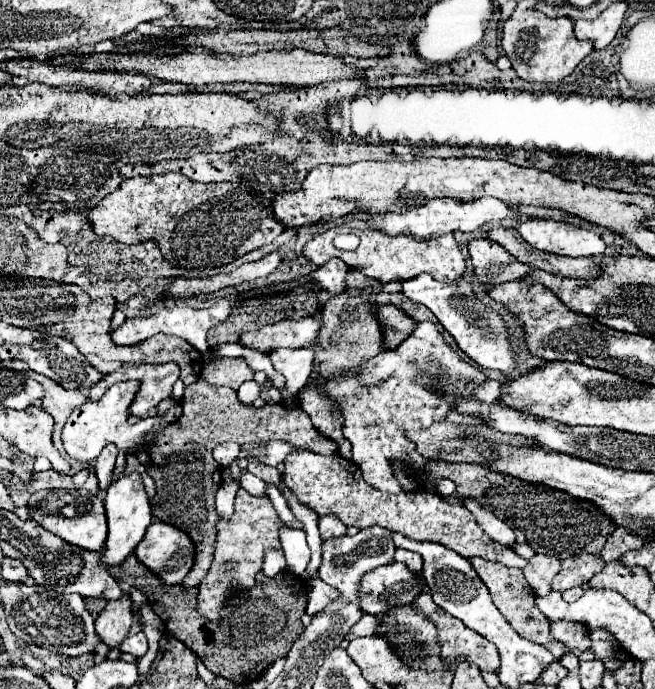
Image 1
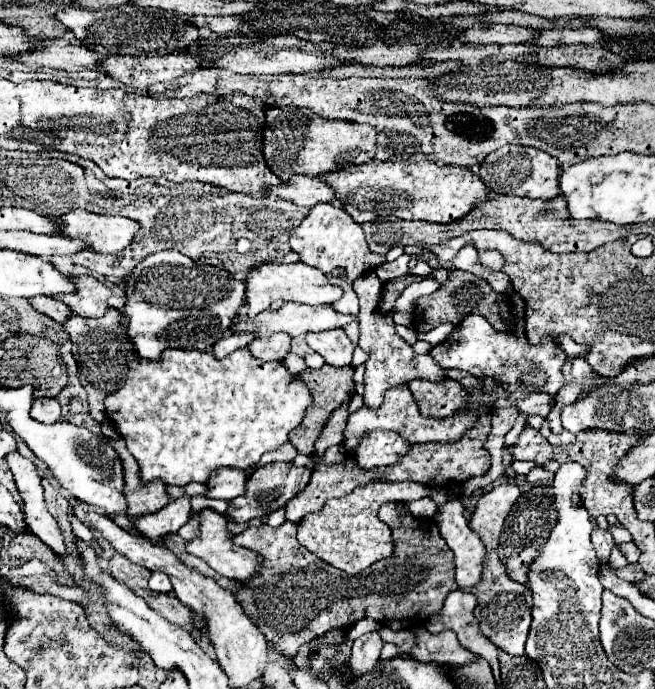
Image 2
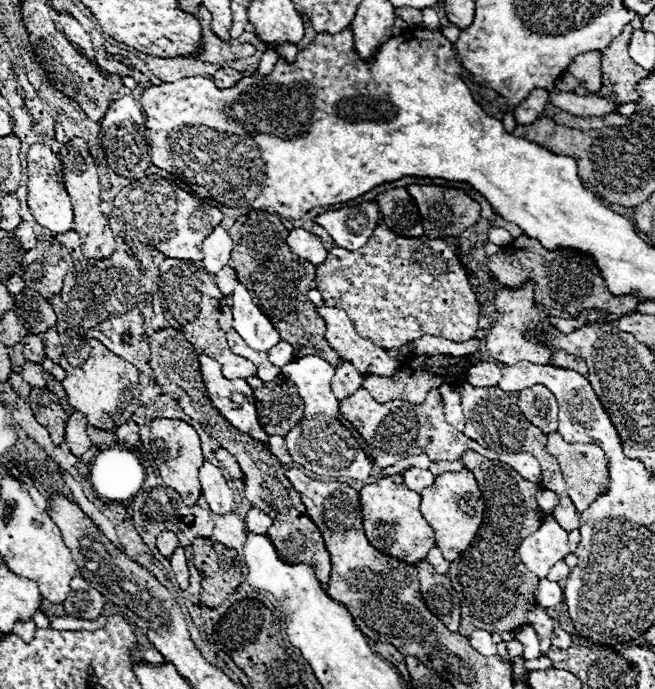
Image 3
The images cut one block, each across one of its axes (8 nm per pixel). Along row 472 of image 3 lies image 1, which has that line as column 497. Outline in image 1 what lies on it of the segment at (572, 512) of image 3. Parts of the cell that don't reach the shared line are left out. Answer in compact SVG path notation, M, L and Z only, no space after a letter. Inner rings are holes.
M298 448L296 452L292 450L286 456L284 466L286 468L282 472L282 478L288 490L298 498L300 504L312 508L318 516L334 514L342 520L342 524L360 530L370 526L382 526L392 532L402 532L412 540L438 542L464 558L480 556L512 568L524 568L528 562L522 556L518 556L512 548L490 540L486 532L482 532L482 528L476 524L474 516L462 504L456 502L450 504L436 492L426 492L426 490L400 492L400 494L378 492L376 488L370 488L362 480L362 472L358 472L358 466L352 460L342 458L340 454L320 456Z

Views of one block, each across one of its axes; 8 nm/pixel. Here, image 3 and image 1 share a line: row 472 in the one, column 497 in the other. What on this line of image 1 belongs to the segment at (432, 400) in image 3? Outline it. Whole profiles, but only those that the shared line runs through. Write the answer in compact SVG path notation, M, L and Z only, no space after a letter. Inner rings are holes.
M466 500L466 508L474 514L474 518L478 520L478 524L482 526L482 530L496 542L506 544L506 546L514 546L514 532L510 526L502 524L496 516L490 516L490 512L486 512L480 504L476 504L476 500Z

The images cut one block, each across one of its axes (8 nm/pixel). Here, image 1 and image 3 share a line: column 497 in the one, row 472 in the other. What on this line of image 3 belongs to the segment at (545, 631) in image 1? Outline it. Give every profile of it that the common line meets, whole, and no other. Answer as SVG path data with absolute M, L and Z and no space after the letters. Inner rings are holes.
M558 432L548 434L546 448L552 456L556 456L556 460L560 464L560 470L562 470L564 480L566 480L568 496L570 496L576 512L584 512L588 508L588 502L592 502L598 496L604 482L608 480L608 468L606 468L604 452L596 444L568 444L562 440L562 436Z

